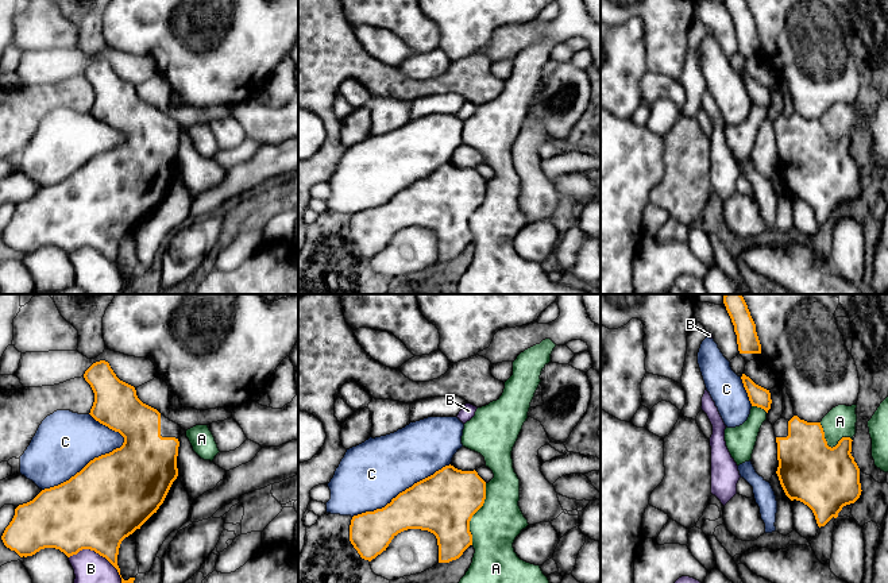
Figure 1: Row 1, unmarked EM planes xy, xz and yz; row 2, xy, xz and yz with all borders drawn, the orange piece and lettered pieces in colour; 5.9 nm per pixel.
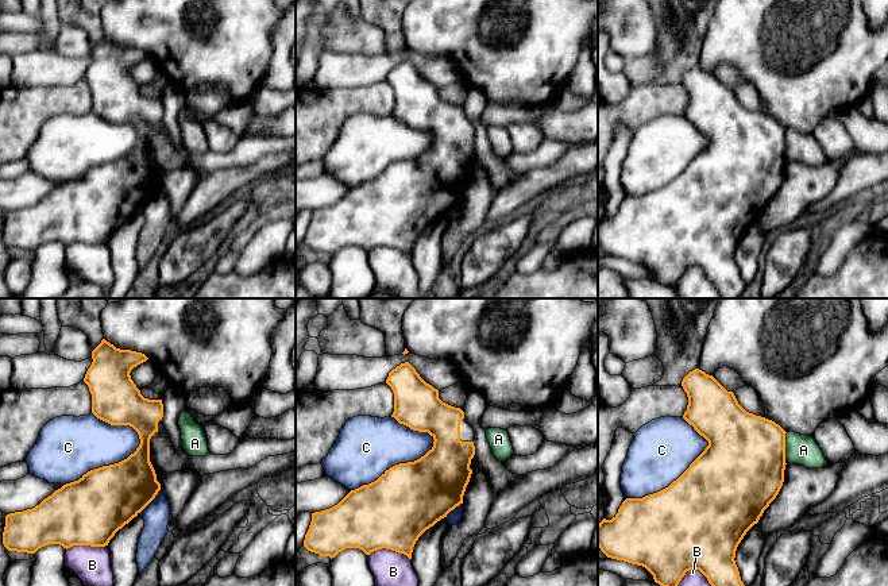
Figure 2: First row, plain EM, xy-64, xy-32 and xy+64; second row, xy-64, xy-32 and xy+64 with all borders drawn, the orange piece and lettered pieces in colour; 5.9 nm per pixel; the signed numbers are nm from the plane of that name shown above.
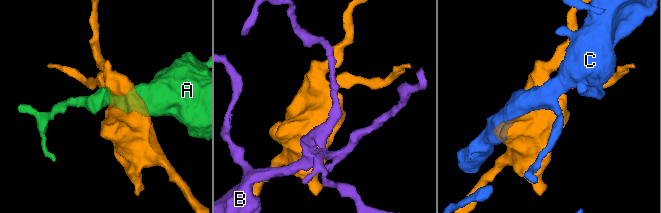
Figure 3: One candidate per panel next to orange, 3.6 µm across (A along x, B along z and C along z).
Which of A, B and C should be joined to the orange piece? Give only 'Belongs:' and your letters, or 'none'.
Belongs: none

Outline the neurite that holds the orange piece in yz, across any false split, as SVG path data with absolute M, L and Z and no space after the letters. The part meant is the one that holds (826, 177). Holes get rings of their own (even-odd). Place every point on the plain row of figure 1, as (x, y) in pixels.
M794 113L791 117L780 116L773 123L777 140L777 174L785 193L807 202L818 224L825 224L833 215L837 216L843 204L854 201L861 193L860 166L852 154L852 136L842 135L835 144L829 144L821 120L807 120Z

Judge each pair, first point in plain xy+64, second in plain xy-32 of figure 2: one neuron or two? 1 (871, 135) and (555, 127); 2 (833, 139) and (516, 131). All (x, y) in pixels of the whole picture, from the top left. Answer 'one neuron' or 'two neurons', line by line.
1: one neuron
2: one neuron

